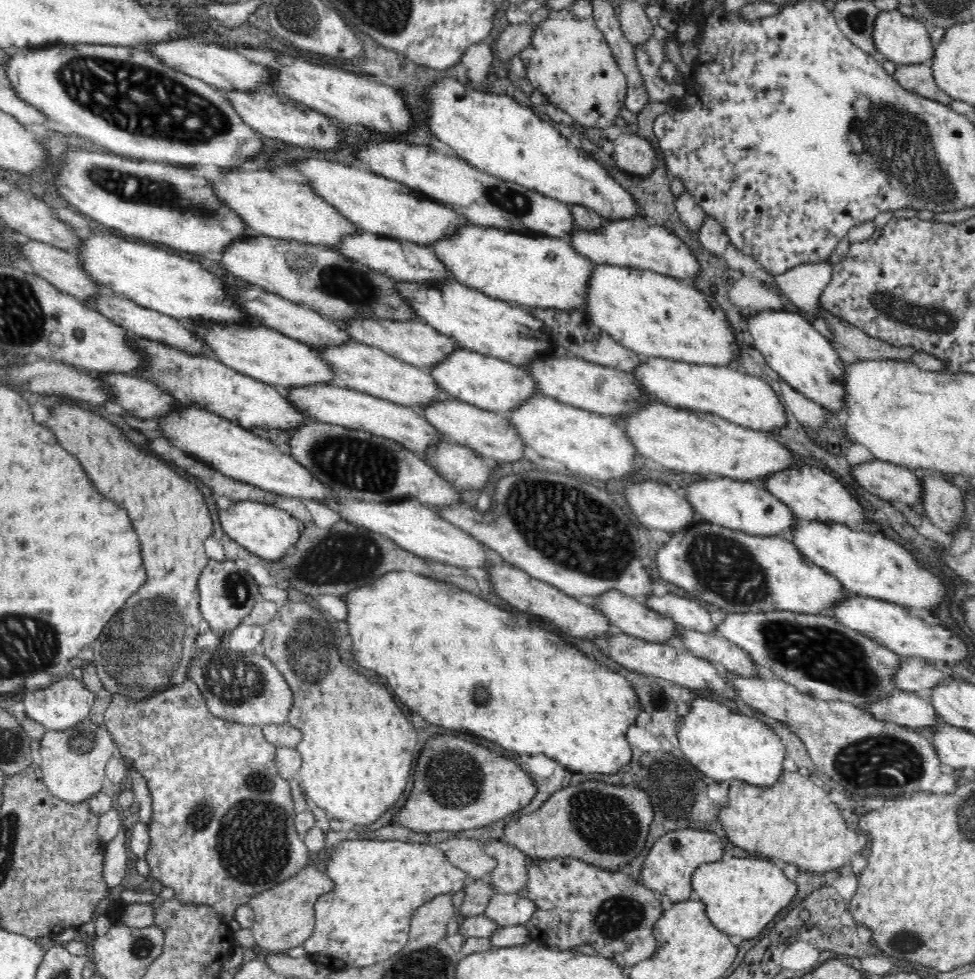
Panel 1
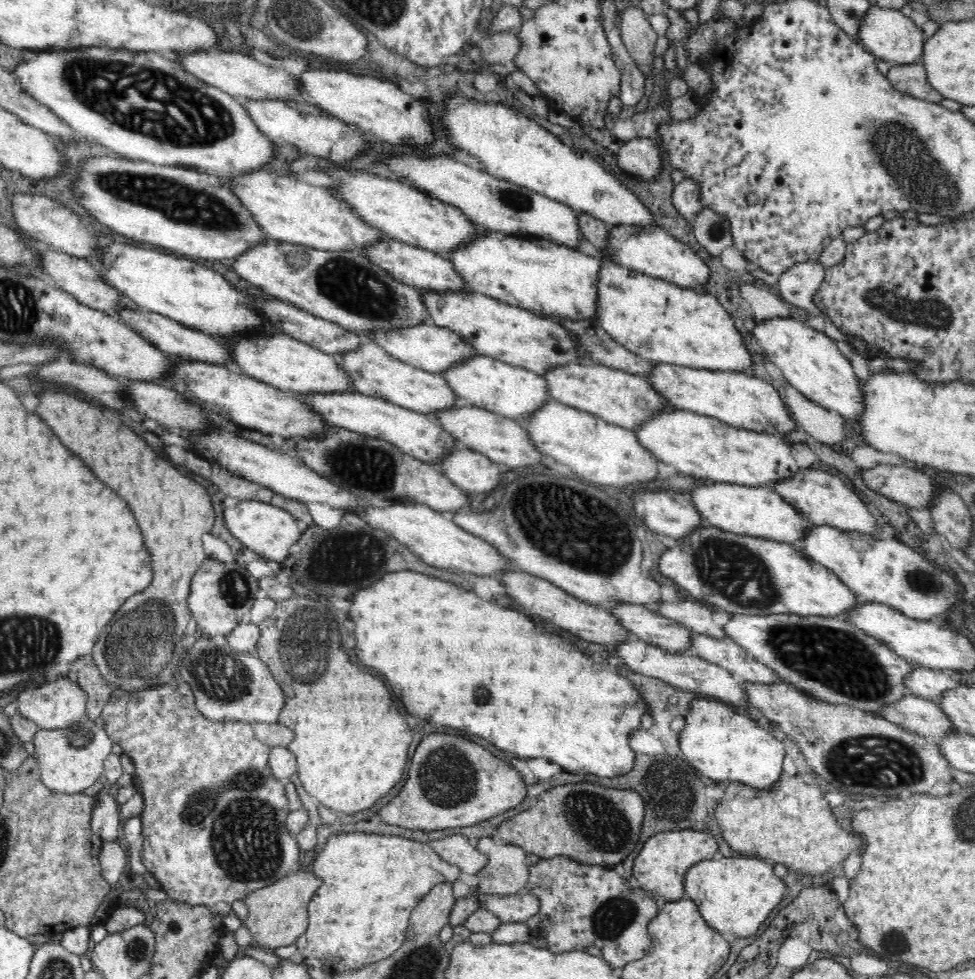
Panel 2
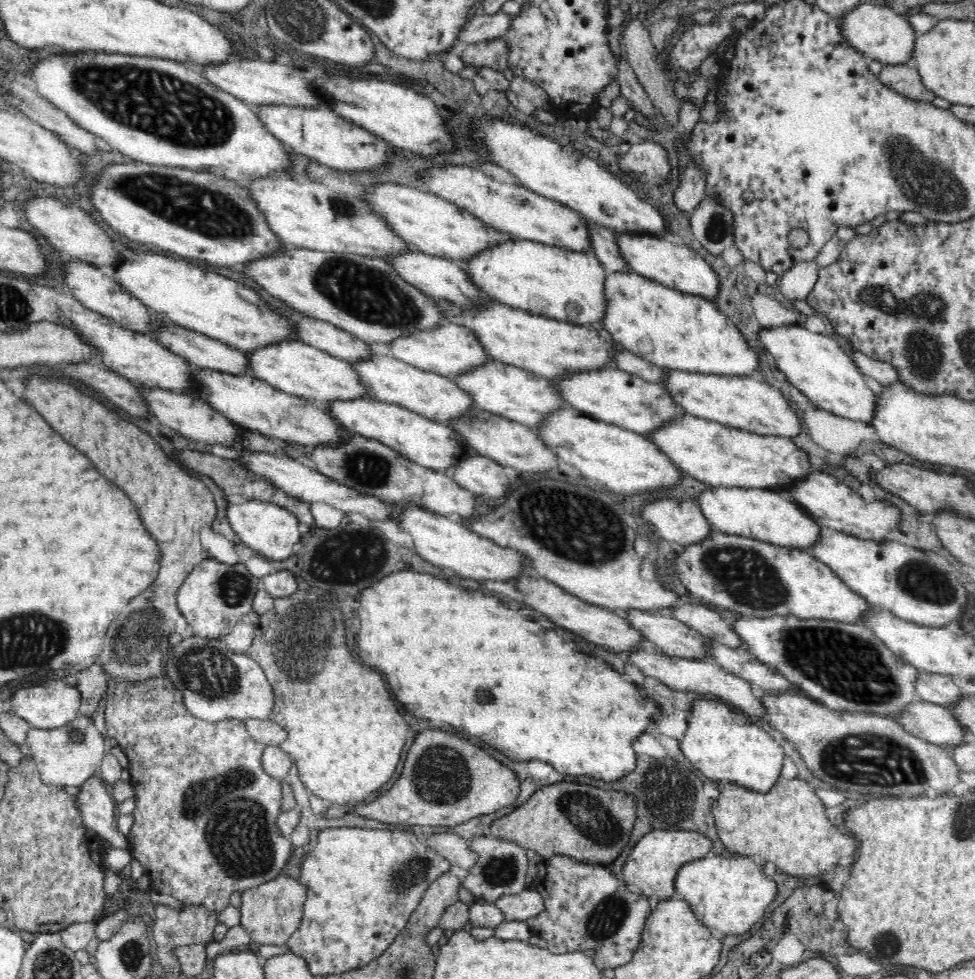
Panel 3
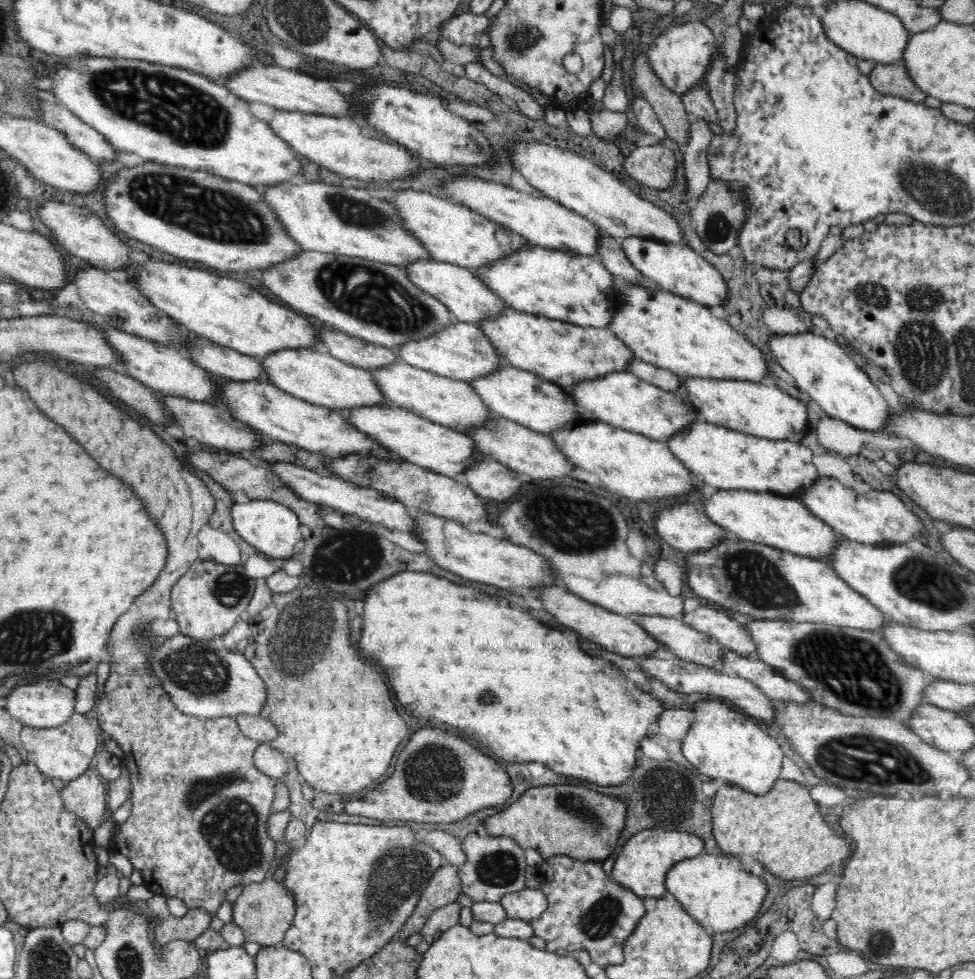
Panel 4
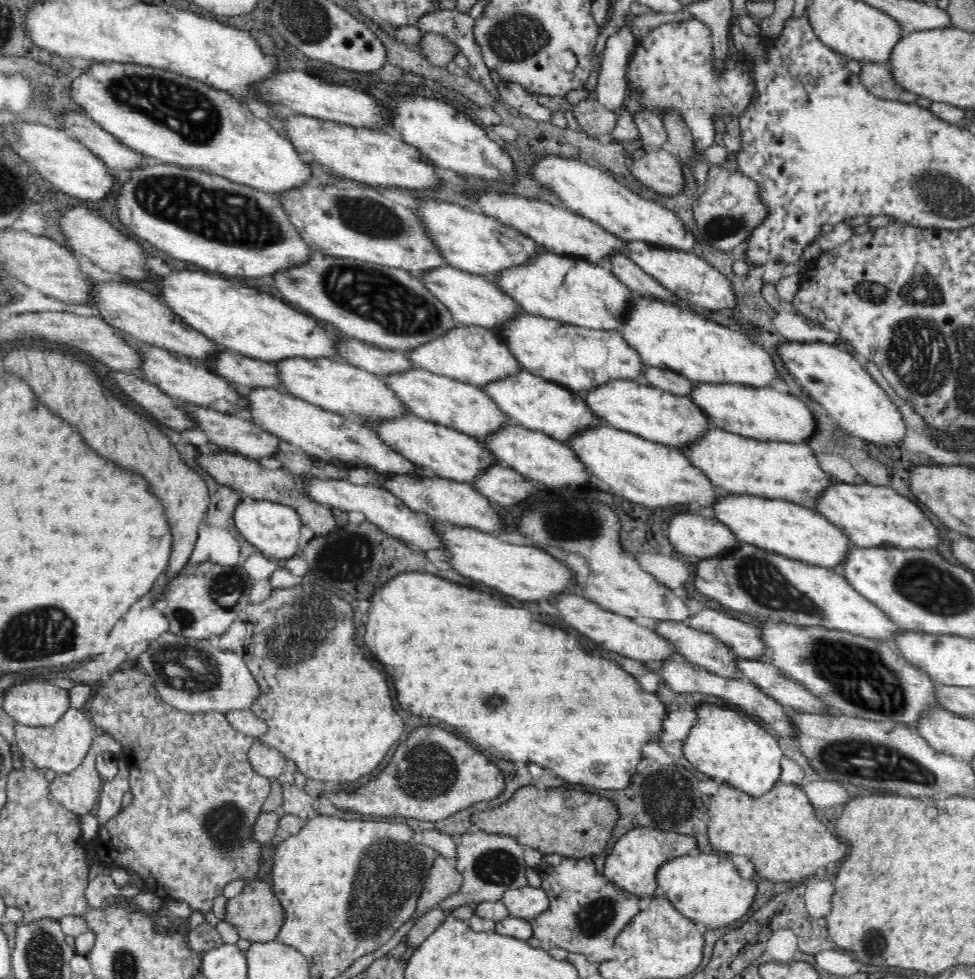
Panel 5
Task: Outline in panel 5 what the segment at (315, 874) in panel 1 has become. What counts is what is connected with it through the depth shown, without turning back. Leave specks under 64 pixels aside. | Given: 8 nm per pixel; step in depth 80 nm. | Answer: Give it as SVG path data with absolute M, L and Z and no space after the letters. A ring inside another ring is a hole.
M259 878L247 881L238 898L232 898L228 904L228 910L232 912L232 920L234 920L232 926L236 927L240 938L250 941L277 940L277 932L283 921L283 912L277 902L273 892L269 892L268 883L264 883Z

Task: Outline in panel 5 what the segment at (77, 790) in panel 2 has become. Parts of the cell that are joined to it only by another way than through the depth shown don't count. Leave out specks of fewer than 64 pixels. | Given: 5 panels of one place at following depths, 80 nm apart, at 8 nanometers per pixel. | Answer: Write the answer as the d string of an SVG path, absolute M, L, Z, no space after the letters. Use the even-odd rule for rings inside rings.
M69 707L52 725L24 726L13 725L16 748L22 758L28 759L39 769L48 768L57 774L68 774L80 766L88 755L95 736L95 725L88 714Z

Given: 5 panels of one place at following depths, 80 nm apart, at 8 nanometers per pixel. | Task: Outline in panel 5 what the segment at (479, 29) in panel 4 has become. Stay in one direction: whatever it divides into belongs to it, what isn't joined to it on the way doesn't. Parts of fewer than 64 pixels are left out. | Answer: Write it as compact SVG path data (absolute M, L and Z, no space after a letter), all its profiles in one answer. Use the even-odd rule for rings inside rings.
M441 9L432 14L424 14L414 26L423 32L436 32L450 39L469 60L473 80L484 86L492 84L488 75L490 69L482 61L480 45L474 39L474 18L471 15L457 9Z

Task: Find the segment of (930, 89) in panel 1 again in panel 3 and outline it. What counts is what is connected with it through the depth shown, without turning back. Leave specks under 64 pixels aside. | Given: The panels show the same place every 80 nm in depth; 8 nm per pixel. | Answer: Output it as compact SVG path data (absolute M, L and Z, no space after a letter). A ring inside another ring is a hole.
M913 63L884 65L884 68L876 74L876 78L881 86L888 86L889 90L896 91L908 99L927 103L936 98L932 91L924 87Z

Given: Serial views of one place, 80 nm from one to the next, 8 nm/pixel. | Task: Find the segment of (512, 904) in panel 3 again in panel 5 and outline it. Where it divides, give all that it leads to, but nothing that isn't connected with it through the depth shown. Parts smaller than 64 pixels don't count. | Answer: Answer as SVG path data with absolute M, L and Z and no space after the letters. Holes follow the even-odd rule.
M528 884L523 888L504 892L501 901L507 906L509 916L529 922L549 907L547 893L542 888L532 888Z

